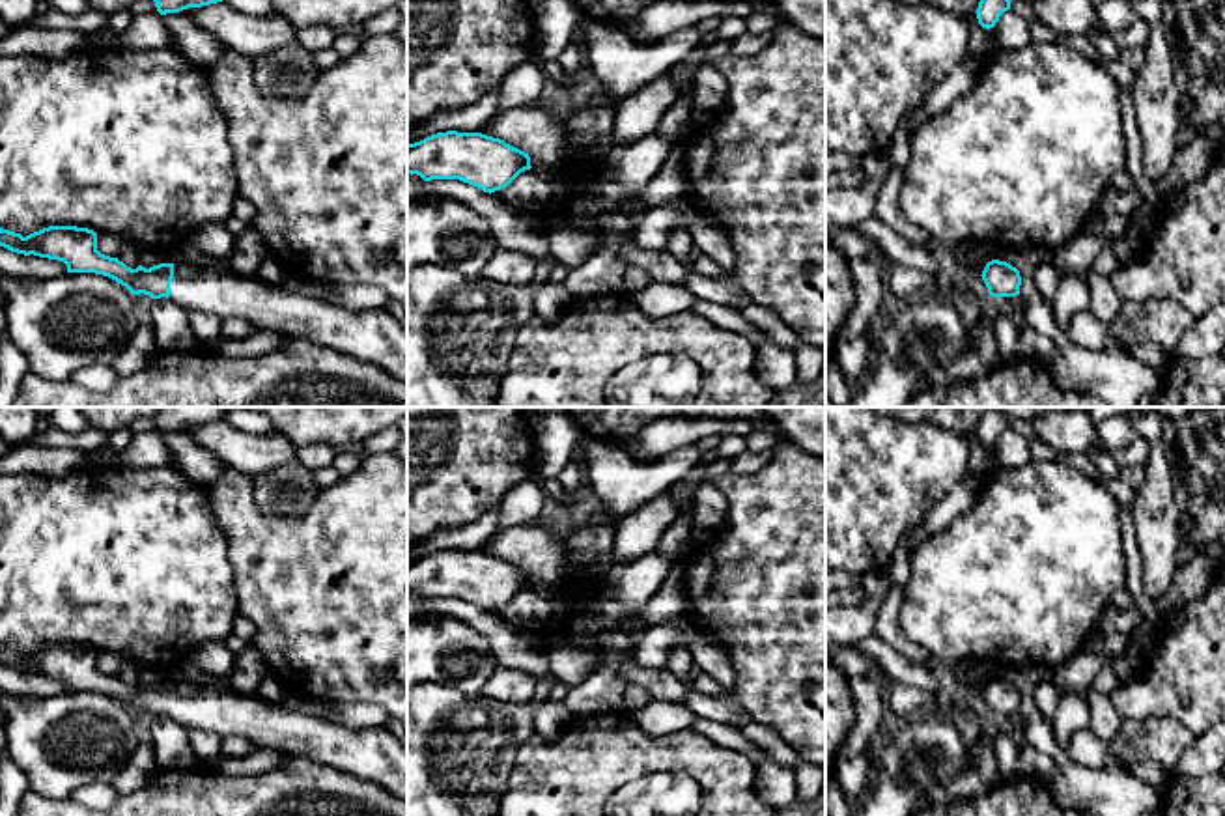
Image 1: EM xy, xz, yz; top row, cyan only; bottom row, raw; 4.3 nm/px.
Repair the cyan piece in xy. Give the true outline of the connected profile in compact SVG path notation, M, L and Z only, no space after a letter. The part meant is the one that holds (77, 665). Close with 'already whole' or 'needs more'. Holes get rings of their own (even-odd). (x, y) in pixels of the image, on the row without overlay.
M49 644L26 655L0 646L0 665L63 680L67 691L108 695L133 713L170 715L189 732L202 728L222 738L235 734L250 739L256 749L308 758L359 781L372 781L407 801L407 749L385 726L353 730L252 695L230 695L190 682L131 687L97 668L93 648L77 644Z | needs more

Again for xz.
M446 549L407 562L407 592L459 598L489 612L530 586L528 571L482 551Z | already whole

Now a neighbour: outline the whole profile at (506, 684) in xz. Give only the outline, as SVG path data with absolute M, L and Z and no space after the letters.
M499 667L482 693L495 700L528 702L534 698L538 678L521 670Z

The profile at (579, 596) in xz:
M575 573L573 586L571 586L571 596L562 598L570 605L570 609L575 607L575 605L584 605L592 599L586 592L586 579L588 577L590 575Z

